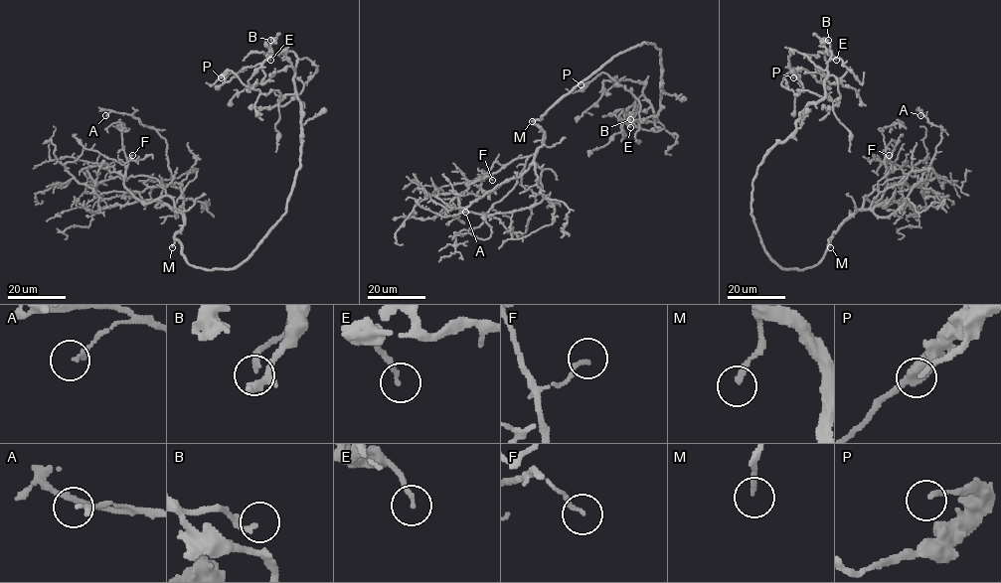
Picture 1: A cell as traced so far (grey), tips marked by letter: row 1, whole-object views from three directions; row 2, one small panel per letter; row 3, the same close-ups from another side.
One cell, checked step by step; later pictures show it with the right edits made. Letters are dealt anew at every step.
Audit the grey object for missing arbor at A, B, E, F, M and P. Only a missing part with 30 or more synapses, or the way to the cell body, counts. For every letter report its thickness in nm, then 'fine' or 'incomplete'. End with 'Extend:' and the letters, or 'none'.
A: calibre 160 nm; fine
B: calibre 160 nm; fine
E: calibre 150 nm; fine
F: calibre 130 nm; fine
M: calibre 150 nm; incomplete
P: calibre 170 nm; fine
Extend: M

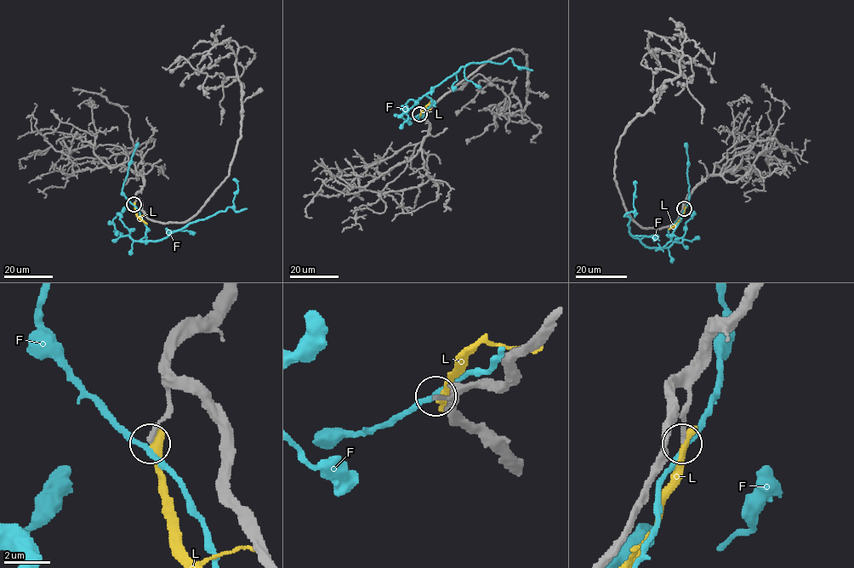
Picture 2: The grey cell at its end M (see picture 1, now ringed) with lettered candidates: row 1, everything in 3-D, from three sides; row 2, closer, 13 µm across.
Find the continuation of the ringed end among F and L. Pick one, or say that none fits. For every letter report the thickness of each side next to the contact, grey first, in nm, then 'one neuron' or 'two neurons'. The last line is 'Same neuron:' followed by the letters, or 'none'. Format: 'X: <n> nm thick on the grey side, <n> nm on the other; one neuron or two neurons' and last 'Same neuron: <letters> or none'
F: 160 nm thick on the grey side, 200 nm on the other; two neurons
L: 170 nm thick on the grey side, 420 nm on the other; two neurons
Same neuron: none

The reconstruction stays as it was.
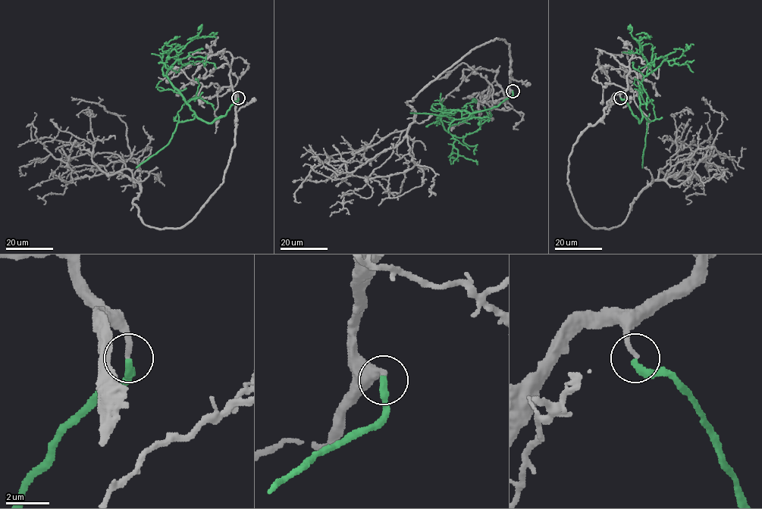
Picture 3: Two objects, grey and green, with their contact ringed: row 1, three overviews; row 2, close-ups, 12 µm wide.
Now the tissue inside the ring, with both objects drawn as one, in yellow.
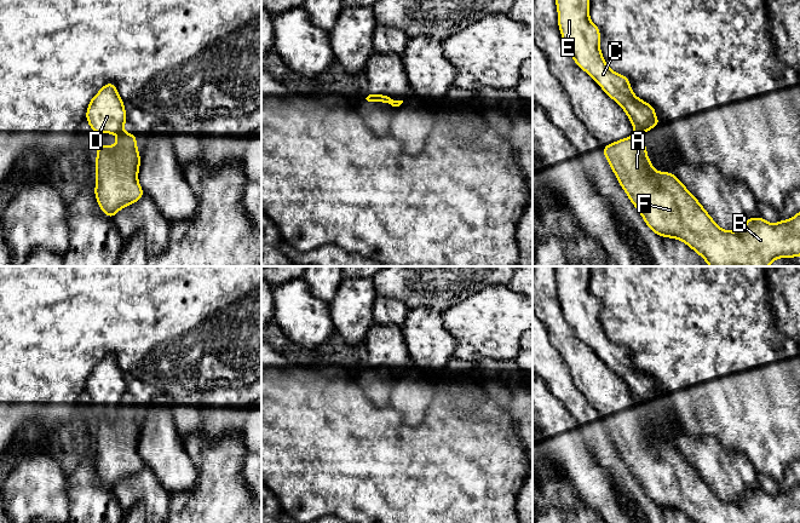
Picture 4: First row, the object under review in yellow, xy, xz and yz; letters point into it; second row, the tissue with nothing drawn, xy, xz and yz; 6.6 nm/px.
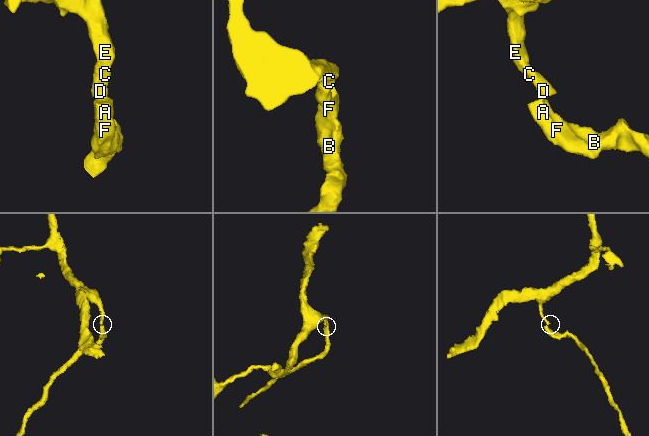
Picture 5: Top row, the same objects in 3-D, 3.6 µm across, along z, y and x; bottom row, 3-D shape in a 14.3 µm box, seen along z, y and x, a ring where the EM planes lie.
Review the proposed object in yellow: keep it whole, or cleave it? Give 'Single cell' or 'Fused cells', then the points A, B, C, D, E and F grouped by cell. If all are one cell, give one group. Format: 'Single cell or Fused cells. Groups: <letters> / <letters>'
Fused cells. Groups: A B F / C D E

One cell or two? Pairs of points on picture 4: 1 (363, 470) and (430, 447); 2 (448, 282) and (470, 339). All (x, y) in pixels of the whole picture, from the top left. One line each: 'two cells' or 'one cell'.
1: one cell
2: two cells

